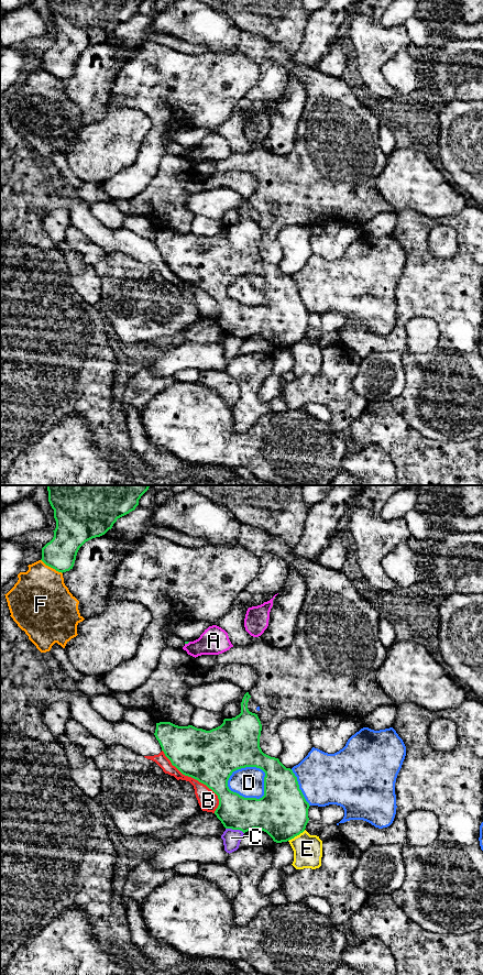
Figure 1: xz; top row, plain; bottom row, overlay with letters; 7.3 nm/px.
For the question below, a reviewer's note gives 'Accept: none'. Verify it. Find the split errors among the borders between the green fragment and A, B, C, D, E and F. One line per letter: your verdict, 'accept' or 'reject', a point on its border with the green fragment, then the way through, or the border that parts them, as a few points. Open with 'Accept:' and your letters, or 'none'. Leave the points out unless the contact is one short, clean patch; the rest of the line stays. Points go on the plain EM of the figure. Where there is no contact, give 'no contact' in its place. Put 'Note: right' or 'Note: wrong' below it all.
Accept: none
A: reject; meets green in xz at (187, 150)
B: reject; meets green in xz at (196, 286)
C: reject; meets green in xz at (234, 336)
D: reject; meets green in xz at (242, 274)
E: reject; meets green in xz at (296, 342)
F: reject; meets green in xz at (52, 74)
Note: right

